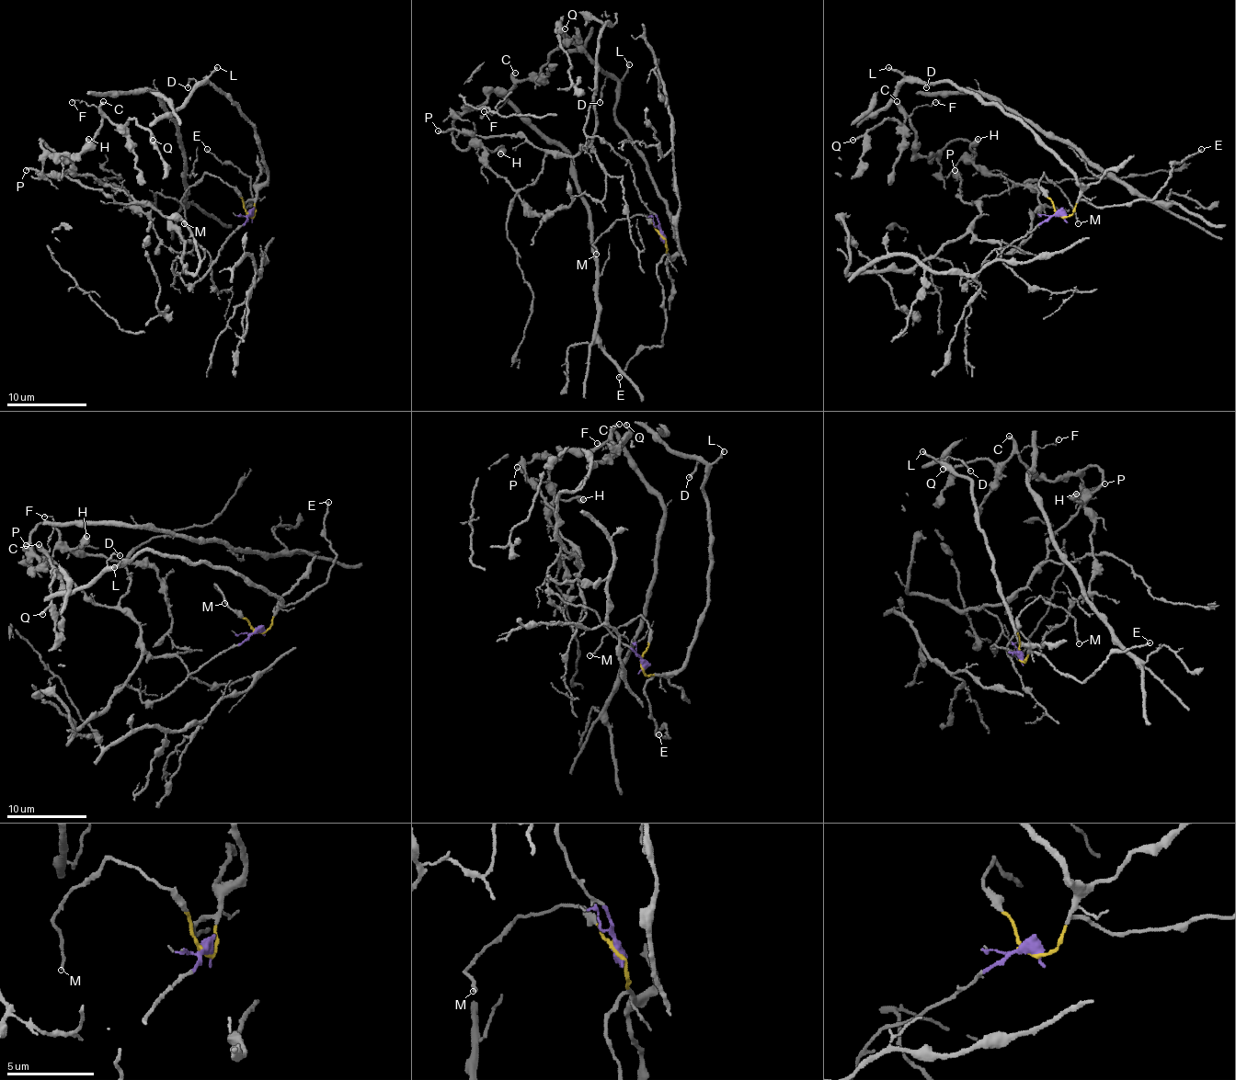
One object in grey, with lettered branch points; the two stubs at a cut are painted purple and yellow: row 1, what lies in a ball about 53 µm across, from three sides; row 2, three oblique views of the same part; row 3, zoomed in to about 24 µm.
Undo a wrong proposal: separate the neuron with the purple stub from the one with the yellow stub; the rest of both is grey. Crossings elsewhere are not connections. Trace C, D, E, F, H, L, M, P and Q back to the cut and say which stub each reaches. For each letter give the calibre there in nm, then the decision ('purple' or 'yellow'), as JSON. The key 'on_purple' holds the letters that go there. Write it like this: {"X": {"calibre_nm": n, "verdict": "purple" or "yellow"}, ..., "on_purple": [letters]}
{"C": {"calibre_nm": 320, "verdict": "purple"}, "D": {"calibre_nm": 170, "verdict": "yellow"}, "E": {"calibre_nm": 160, "verdict": "yellow"}, "F": {"calibre_nm": 110, "verdict": "purple"}, "H": {"calibre_nm": 600, "verdict": "purple"}, "L": {"calibre_nm": 220, "verdict": "yellow"}, "M": {"calibre_nm": 140, "verdict": "yellow"}, "P": {"calibre_nm": 220, "verdict": "purple"}, "Q": {"calibre_nm": 220, "verdict": "purple"}, "on_purple": ["C", "F", "H", "P", "Q"]}

